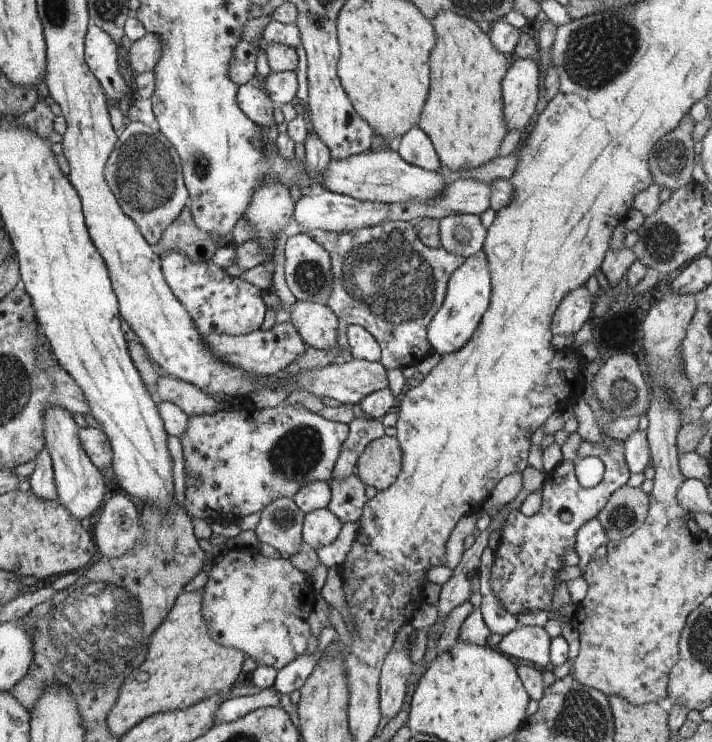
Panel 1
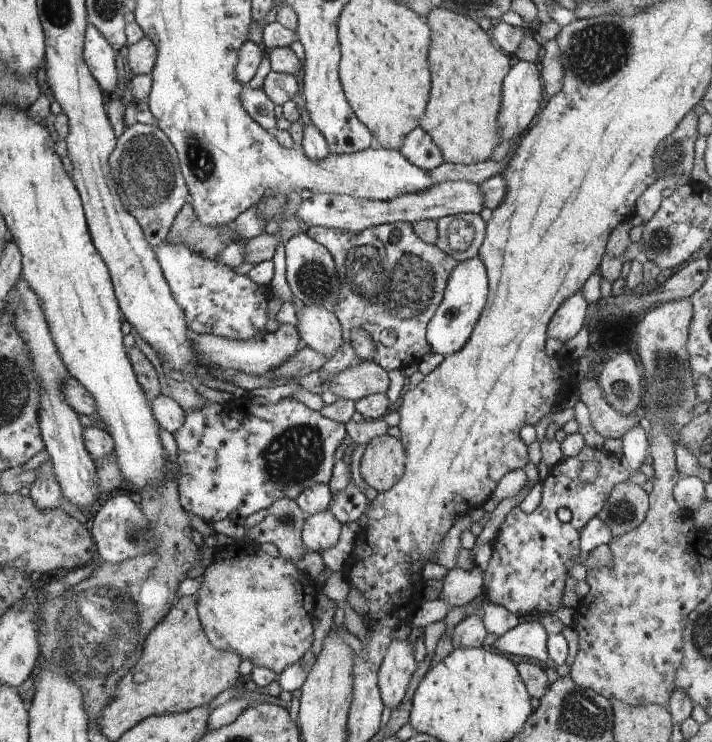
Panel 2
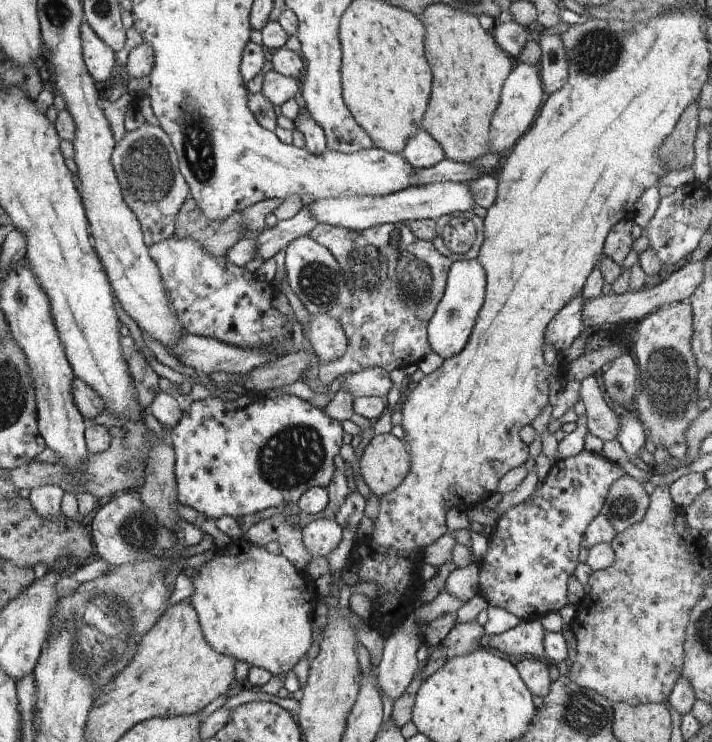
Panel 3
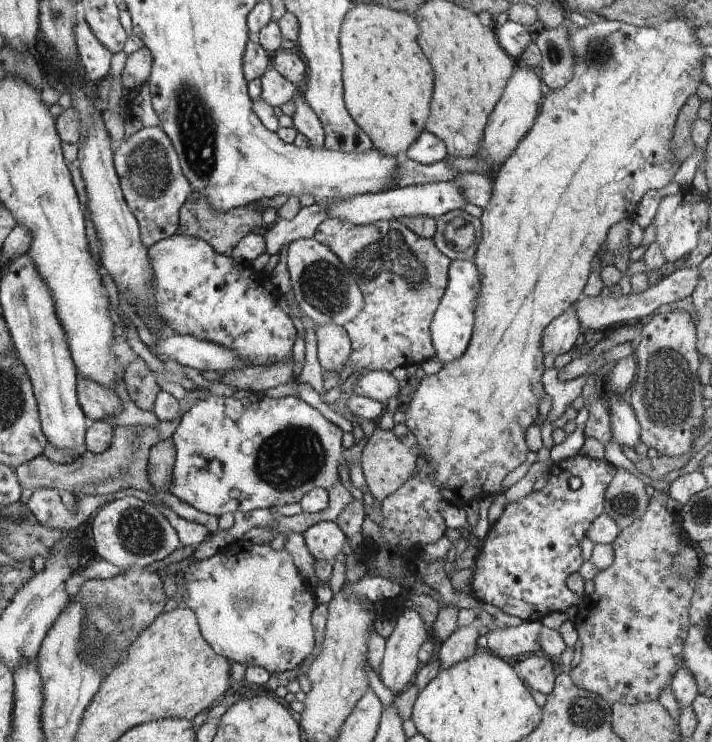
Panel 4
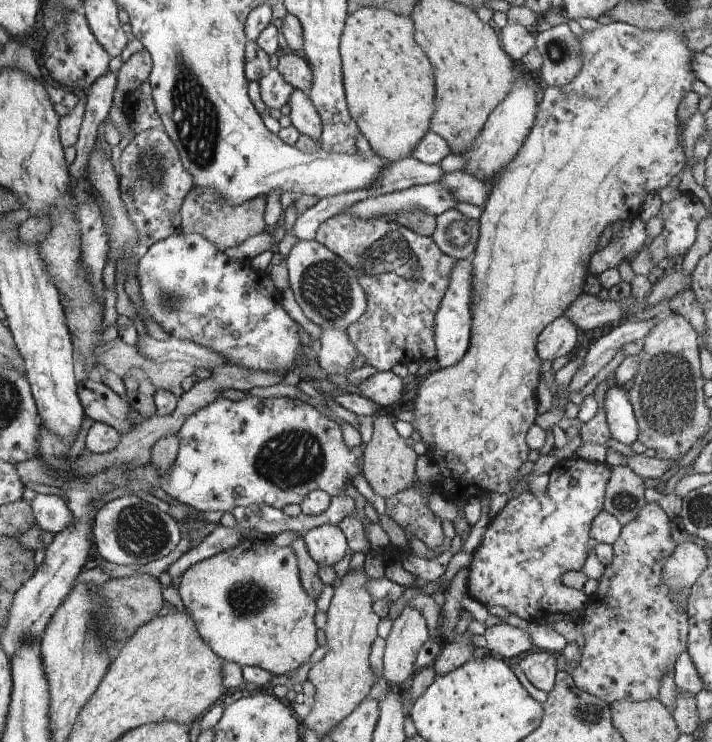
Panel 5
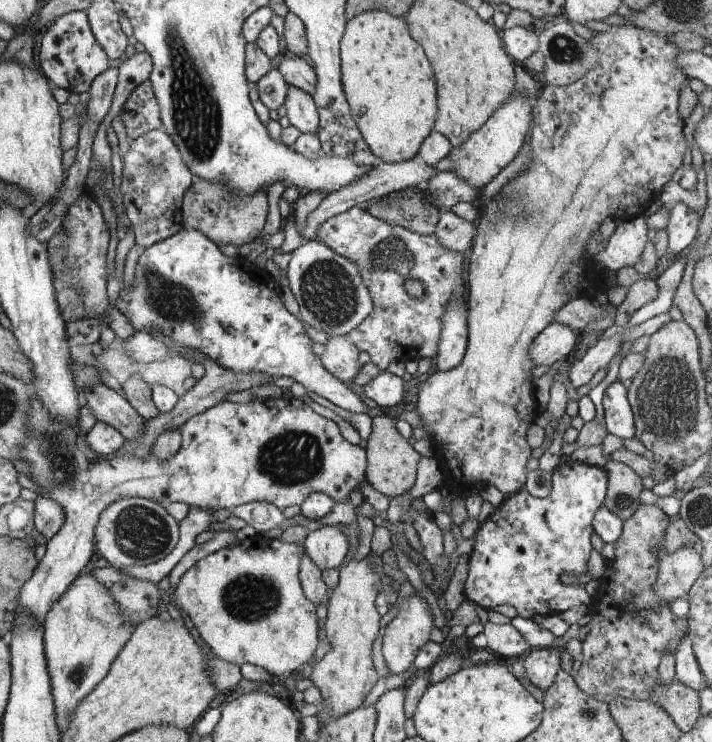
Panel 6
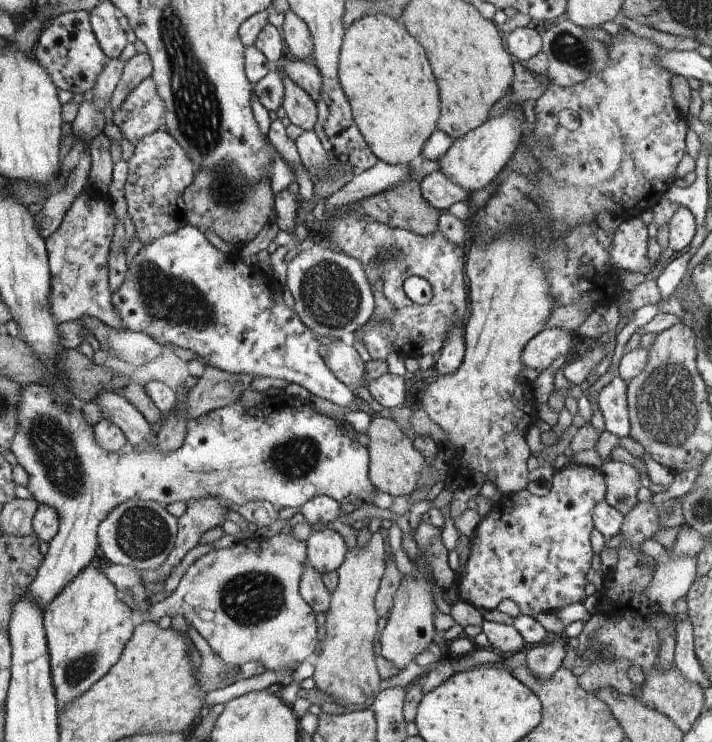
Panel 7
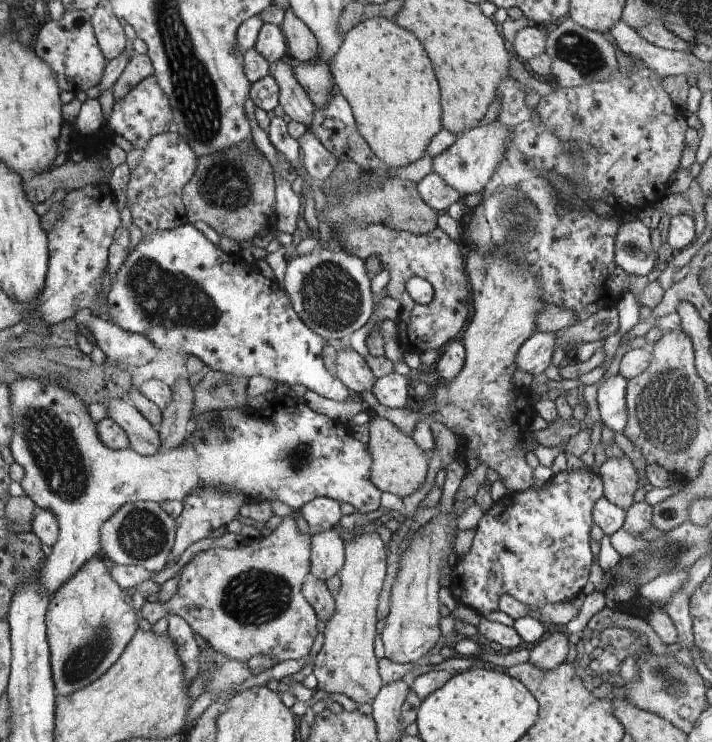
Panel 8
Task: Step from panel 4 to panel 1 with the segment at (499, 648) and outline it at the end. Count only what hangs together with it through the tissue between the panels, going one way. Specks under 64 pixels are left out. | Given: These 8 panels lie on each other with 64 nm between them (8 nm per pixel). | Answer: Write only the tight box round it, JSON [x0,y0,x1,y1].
[497,622,551,669]

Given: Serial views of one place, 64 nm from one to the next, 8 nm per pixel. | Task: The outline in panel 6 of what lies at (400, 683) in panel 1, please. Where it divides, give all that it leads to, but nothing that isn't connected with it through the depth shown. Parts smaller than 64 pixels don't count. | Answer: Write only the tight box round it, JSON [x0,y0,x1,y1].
[381,594,434,674]

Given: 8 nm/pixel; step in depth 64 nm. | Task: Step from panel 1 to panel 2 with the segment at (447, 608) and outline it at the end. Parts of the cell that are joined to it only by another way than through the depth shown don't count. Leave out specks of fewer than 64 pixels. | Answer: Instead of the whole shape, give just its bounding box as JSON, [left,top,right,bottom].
[440,565,484,606]

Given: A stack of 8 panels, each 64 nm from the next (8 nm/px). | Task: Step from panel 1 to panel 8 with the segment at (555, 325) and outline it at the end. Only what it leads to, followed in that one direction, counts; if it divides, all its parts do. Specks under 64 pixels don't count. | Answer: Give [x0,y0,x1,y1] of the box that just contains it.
[516,332,557,379]

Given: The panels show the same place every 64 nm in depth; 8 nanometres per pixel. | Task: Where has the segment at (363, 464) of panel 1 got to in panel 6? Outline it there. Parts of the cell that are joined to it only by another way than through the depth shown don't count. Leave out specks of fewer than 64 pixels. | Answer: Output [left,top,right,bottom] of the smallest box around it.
[367,415,418,497]

